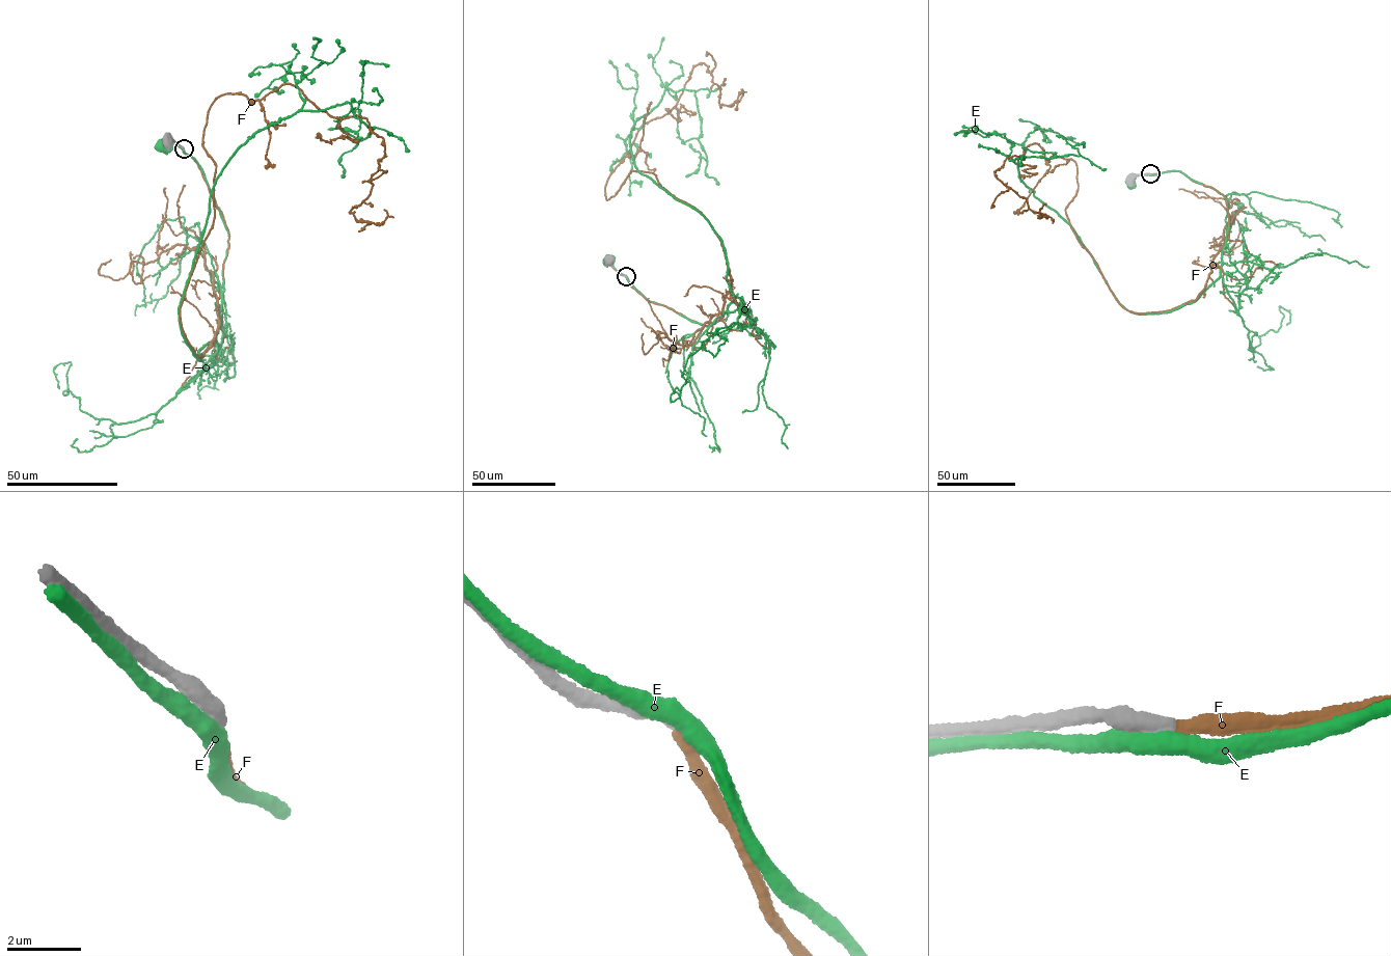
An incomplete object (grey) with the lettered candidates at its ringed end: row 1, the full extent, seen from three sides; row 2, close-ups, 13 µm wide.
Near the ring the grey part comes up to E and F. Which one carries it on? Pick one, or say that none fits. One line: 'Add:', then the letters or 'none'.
Add: F

